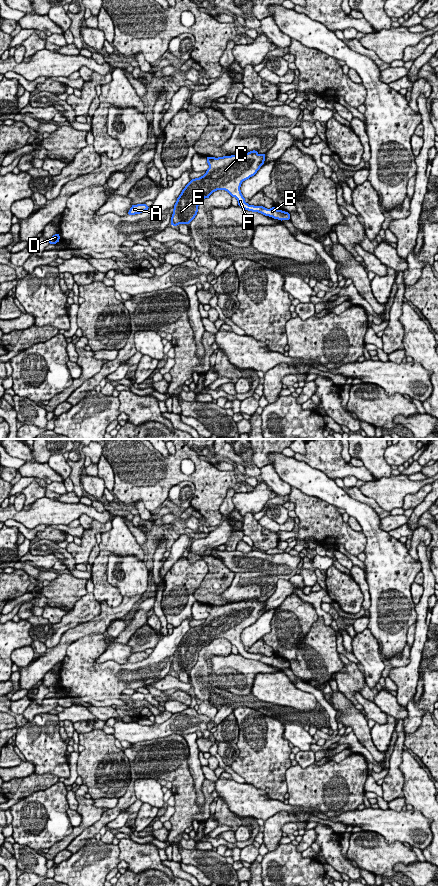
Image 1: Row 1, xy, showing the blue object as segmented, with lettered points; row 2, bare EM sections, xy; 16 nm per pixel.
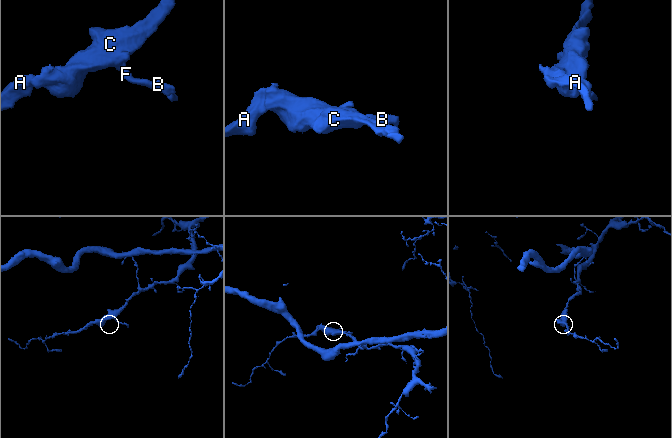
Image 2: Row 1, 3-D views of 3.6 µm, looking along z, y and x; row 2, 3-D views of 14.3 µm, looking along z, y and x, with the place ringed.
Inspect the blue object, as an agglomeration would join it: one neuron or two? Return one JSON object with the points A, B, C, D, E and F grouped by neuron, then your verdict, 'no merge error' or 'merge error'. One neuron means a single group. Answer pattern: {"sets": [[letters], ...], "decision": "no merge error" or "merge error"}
{"sets": [["A", "B", "C", "D", "E", "F"]], "decision": "no merge error"}

